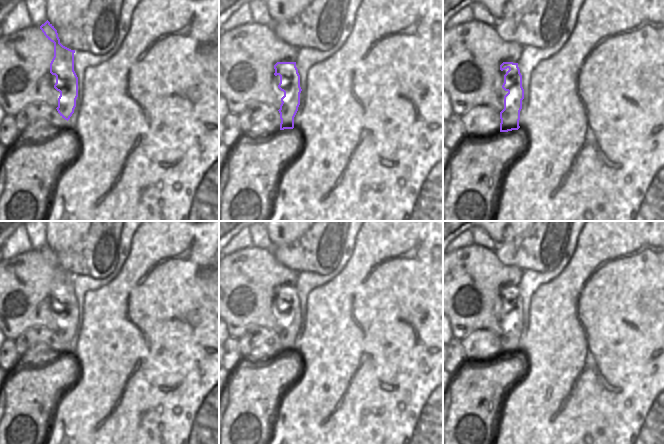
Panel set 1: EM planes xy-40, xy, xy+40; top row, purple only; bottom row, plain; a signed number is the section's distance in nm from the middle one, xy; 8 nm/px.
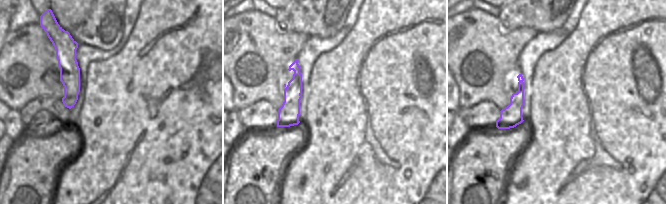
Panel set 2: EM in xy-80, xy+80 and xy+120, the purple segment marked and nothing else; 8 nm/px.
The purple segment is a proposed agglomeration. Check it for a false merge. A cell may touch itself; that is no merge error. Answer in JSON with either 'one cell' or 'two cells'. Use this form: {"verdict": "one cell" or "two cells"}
{"verdict": "one cell"}

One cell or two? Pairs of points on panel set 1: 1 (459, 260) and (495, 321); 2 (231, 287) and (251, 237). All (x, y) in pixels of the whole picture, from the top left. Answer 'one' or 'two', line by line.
1: one
2: two

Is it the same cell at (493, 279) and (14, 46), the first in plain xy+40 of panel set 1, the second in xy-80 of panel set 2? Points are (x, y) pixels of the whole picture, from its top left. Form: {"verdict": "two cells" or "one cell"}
{"verdict": "one cell"}

